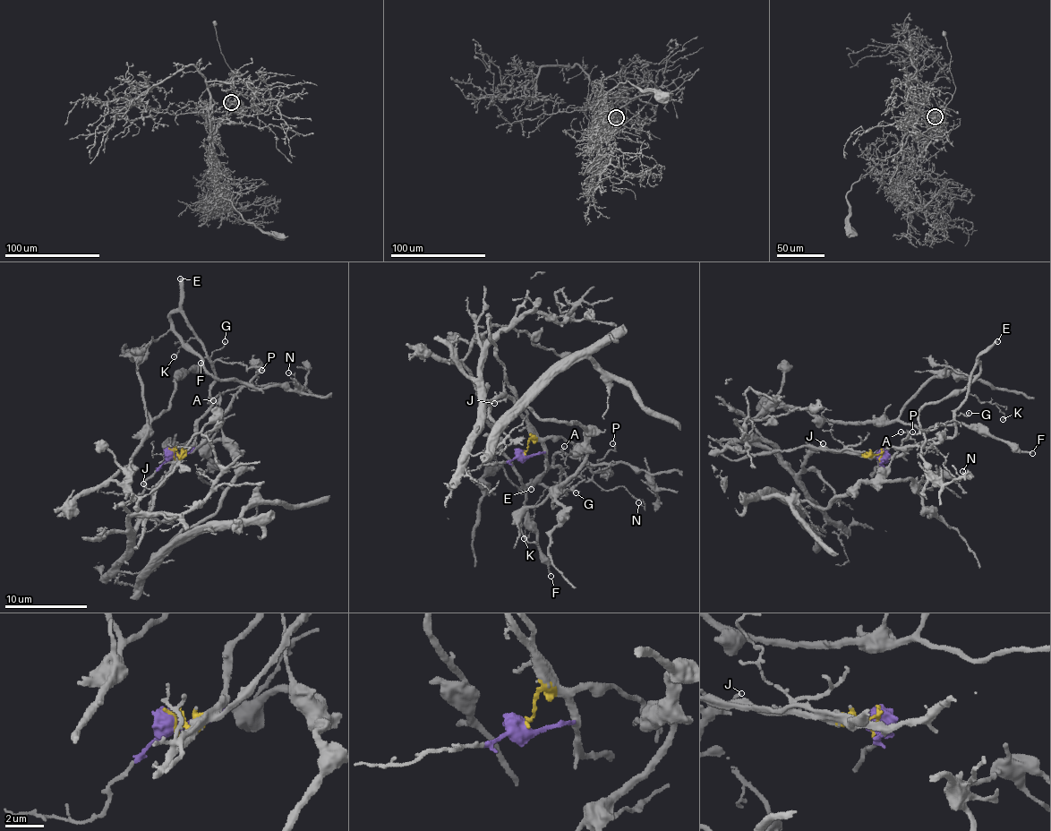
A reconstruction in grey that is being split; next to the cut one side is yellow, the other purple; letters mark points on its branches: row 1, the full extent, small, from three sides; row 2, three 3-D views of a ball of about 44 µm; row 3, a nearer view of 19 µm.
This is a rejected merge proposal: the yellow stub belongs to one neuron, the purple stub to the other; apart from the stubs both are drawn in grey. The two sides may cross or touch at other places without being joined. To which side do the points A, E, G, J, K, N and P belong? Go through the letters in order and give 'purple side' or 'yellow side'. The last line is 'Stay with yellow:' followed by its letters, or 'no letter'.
A: purple side
E: purple side
G: purple side
J: yellow side
K: purple side
N: purple side
P: purple side
Stay with yellow: J

